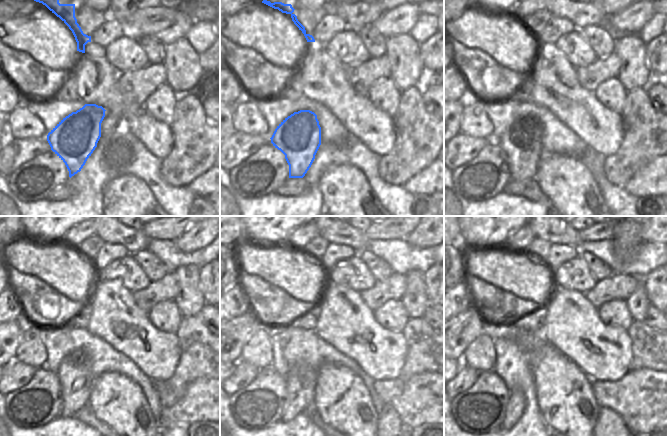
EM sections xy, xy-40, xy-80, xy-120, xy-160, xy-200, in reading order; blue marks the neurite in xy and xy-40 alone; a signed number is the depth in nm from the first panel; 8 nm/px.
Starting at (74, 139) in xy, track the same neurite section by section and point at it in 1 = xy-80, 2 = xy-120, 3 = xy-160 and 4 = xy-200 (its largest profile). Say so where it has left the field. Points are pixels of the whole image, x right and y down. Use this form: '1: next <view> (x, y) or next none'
1: next xy-80 (521, 142)
2: next xy-120 (76, 379)
3: next xy-160 (300, 381)
4: next xy-200 (516, 405)

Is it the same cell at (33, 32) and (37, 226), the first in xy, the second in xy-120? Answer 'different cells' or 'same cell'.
different cells

